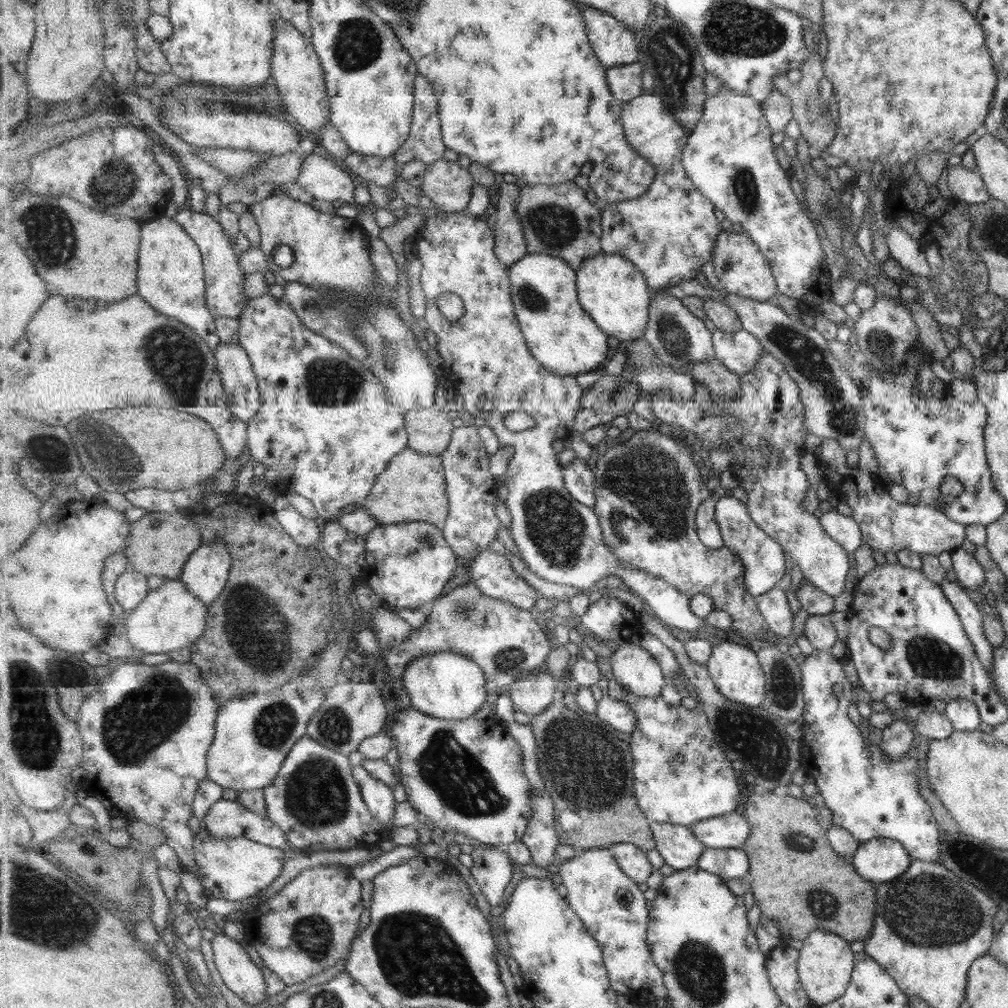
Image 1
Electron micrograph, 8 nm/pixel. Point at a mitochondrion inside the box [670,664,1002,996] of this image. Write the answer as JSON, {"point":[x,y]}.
{"point":[937,910]}

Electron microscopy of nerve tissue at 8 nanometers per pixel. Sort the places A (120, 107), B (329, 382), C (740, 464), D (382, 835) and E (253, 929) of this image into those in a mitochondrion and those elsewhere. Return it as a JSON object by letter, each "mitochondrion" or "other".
{"A":"other","B":"mitochondrion","C":"other","D":"other","E":"other"}

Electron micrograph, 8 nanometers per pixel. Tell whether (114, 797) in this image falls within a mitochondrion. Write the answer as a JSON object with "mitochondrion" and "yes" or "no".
{"mitochondrion":"no"}

